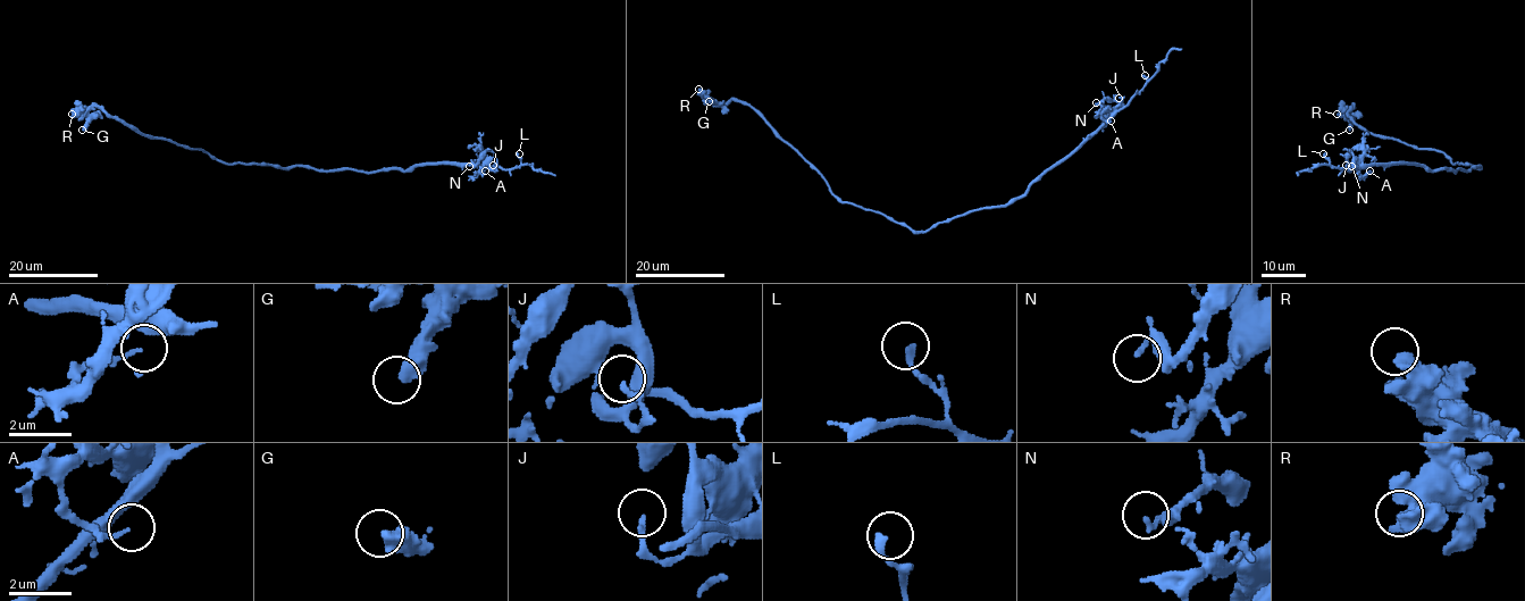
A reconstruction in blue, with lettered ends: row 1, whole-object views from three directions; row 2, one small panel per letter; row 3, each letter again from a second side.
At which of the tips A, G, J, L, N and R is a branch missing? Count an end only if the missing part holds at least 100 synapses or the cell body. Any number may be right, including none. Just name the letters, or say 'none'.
none

